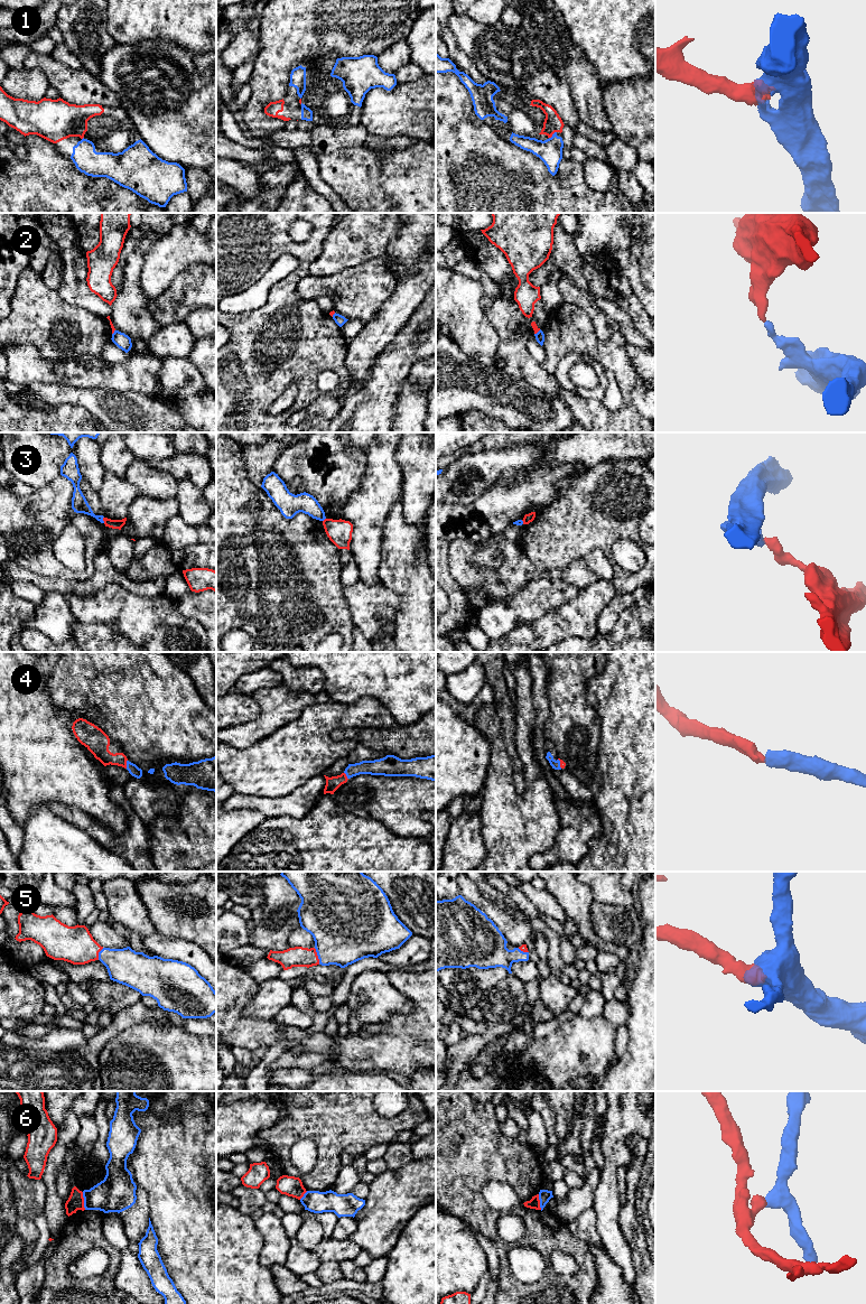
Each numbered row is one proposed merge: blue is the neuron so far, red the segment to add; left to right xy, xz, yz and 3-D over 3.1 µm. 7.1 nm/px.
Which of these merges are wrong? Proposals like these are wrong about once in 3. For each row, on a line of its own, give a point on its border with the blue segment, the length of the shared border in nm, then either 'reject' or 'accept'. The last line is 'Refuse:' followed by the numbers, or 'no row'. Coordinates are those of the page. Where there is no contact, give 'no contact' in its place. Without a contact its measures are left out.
1: contact yz (552, 134); length 80 nm; accept
2: contact yz (538, 332); length 60 nm; reject
3: contact xy (102, 520); length 50 nm; reject
4: contact xy (127, 764); length 60 nm; accept
5: contact xz (317, 955); length 130 nm; accept
6: contact xy (84, 1201); length 130 nm; reject
Refuse: 2, 3, 6

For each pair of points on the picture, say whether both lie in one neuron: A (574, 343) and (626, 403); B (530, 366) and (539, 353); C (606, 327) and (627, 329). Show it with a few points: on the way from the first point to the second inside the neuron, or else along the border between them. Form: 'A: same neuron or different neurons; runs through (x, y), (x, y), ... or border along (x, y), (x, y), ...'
A: same neuron; runs through (594, 347), (603, 352), (626, 375), (626, 383)
B: different neurons; border along (532, 334), (528, 340), (528, 351), (541, 364)
C: different neurons; border along (599, 309), (617, 325), (618, 329)

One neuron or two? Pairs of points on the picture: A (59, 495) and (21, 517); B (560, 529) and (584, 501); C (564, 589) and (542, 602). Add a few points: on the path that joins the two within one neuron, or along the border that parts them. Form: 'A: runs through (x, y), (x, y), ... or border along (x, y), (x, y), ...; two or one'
A: runs through (50, 505), (36, 522), (31, 522); one
B: runs through (567, 522), (582, 508); one
C: runs through (558, 592), (552, 592), (548, 596); one

